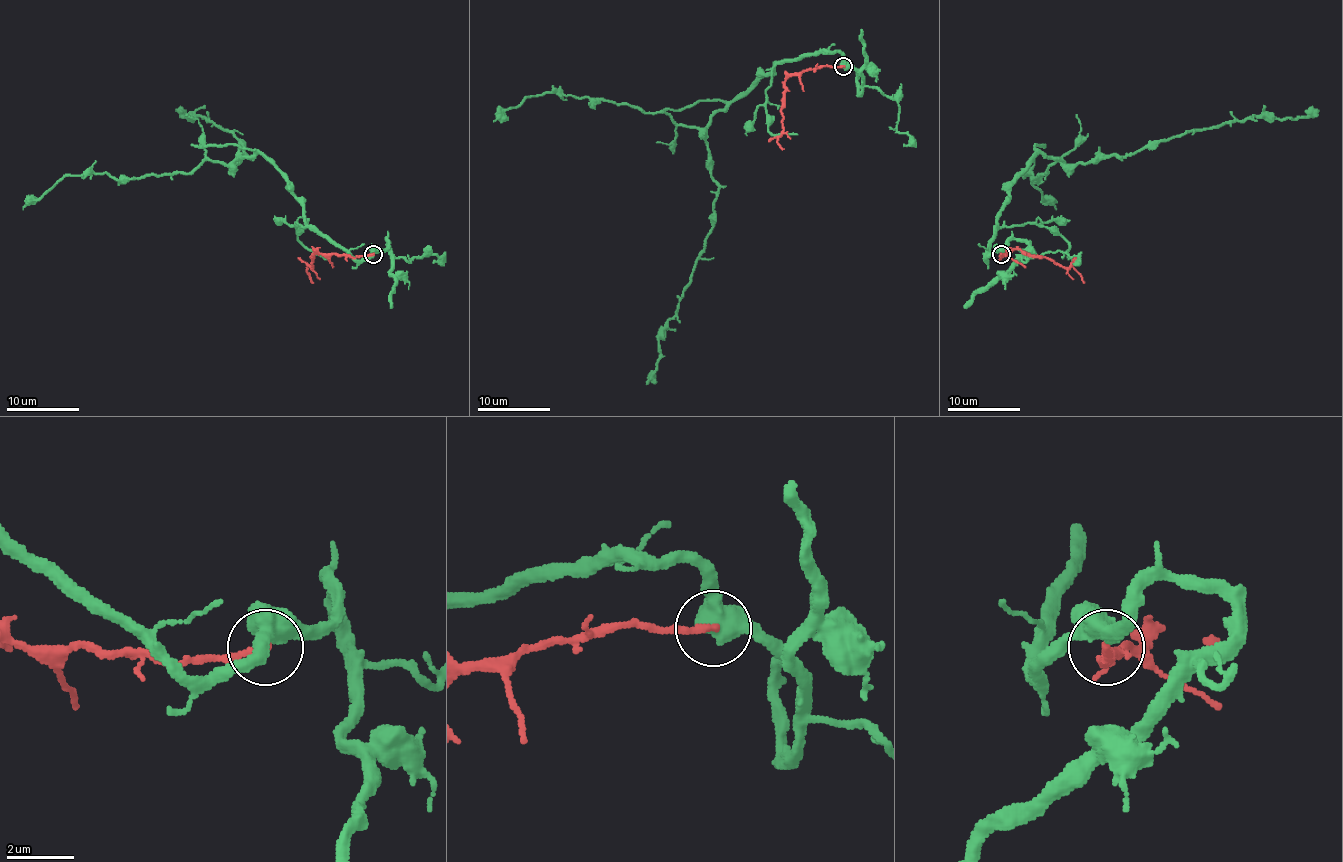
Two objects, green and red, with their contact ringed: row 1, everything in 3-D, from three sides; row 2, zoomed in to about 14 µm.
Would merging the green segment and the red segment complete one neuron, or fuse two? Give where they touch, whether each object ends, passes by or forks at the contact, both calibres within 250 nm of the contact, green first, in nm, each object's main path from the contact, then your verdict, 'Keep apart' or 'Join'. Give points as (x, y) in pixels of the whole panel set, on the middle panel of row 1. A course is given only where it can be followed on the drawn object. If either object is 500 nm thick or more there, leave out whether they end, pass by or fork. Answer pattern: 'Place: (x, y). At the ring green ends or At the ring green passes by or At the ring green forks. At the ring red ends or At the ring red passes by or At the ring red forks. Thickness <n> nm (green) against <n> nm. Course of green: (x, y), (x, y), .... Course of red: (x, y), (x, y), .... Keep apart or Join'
Place: (843, 66). Thickness 550 nm (green) against 200 nm. Course of green: (843, 67), (838, 52), (781, 59), (711, 117), (714, 224), (646, 383). Course of red: (843, 67), (816, 67), (794, 72), (785, 81), (783, 128), (778, 145), (781, 150). Keep apart

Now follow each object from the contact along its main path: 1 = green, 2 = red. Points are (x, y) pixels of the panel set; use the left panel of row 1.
1: (372, 253), (354, 260), (322, 237), (260, 154), (235, 164), (244, 143), (175, 110)
2: (372, 253), (345, 257), (324, 255), (315, 249), (311, 257), (313, 266), (309, 266), (307, 275), (311, 282)

